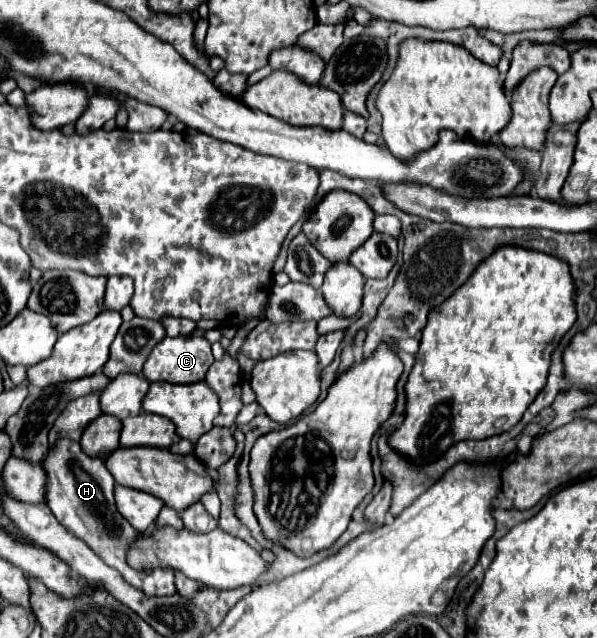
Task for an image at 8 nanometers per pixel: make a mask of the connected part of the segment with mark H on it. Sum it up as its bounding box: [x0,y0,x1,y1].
[41,439,177,597]

